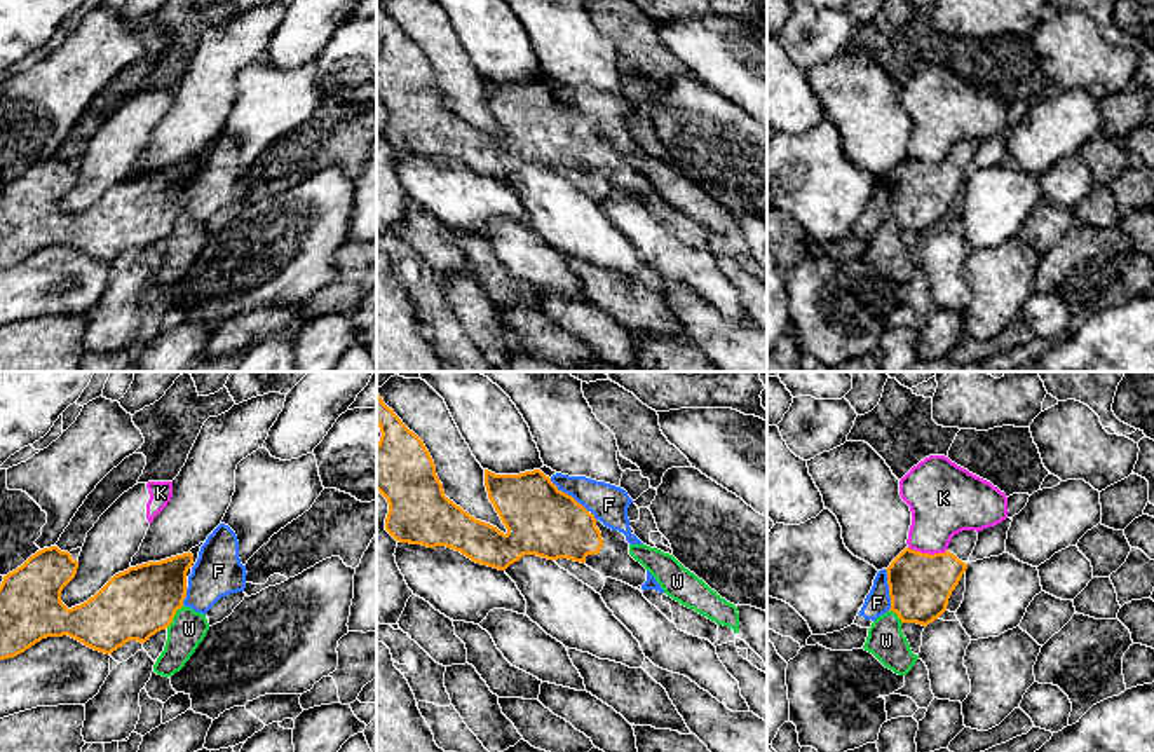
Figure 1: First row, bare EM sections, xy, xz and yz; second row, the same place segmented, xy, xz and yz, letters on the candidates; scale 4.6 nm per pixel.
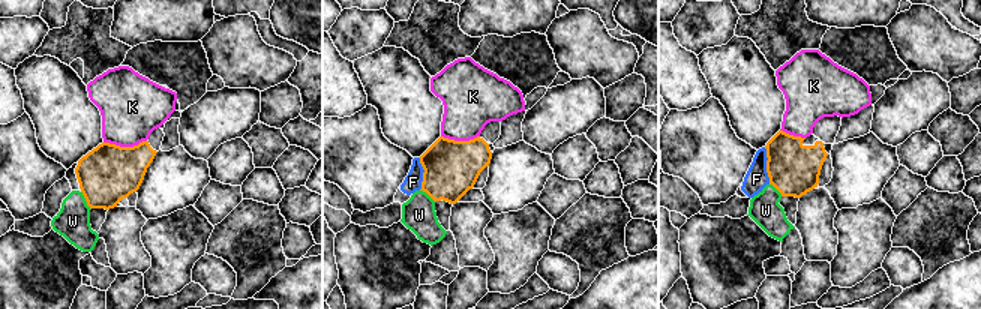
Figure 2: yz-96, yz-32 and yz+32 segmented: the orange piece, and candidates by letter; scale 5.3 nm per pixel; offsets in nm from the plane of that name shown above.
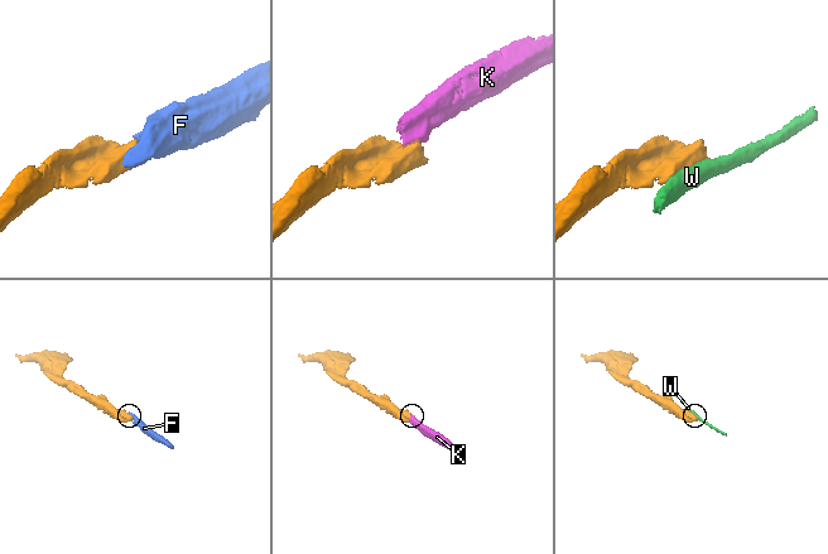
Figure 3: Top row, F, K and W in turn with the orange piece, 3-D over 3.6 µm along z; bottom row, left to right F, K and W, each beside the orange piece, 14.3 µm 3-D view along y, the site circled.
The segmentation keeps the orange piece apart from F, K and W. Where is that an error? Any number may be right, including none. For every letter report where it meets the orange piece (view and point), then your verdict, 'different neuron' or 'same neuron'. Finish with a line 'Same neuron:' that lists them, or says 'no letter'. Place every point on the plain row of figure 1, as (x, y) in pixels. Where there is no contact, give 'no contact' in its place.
F: meets orange in xz at (567, 103); same neuron
K: meets orange in yz at (928, 163); different neuron
W: meets orange in xy at (173, 225); different neuron
Same neuron: F

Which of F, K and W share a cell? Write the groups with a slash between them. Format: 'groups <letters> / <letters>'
groups F / K / W

